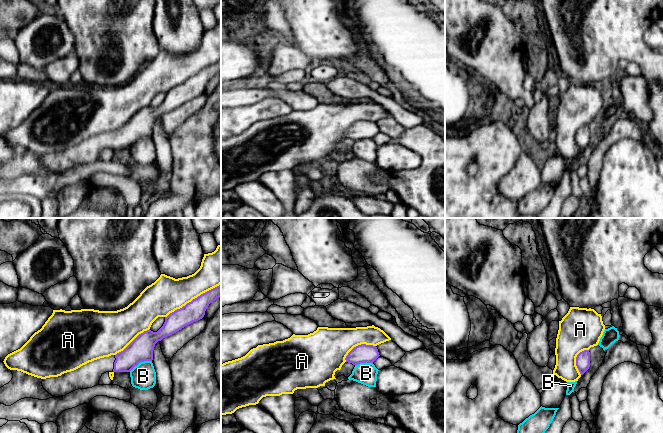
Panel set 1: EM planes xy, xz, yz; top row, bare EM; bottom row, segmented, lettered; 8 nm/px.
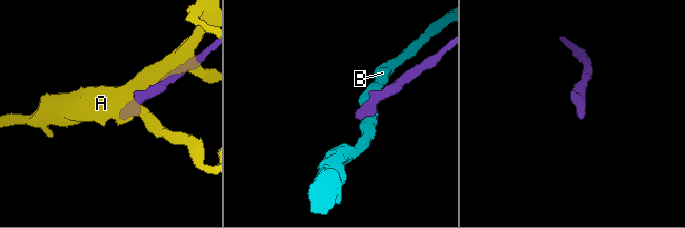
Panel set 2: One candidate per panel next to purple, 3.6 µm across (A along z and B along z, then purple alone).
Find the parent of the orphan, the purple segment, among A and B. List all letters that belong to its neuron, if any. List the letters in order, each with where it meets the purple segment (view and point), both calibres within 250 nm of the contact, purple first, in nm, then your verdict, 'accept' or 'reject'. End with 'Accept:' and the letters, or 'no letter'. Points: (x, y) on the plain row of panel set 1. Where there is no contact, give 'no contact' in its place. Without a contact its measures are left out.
A: xy (193, 75) | 160/280 nm | reject
B: xy (140, 137) | 190/200 nm | reject
Accept: no letter

